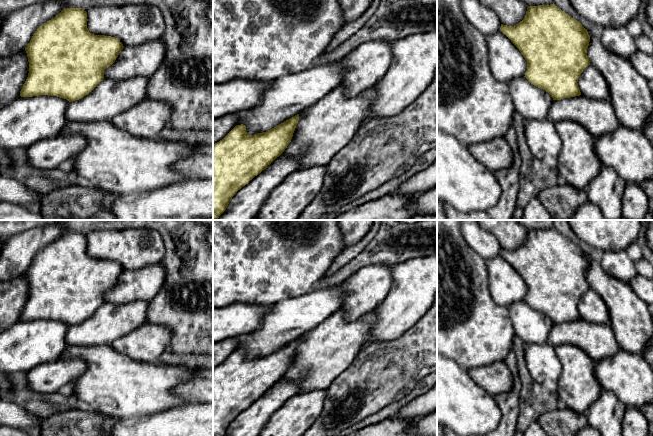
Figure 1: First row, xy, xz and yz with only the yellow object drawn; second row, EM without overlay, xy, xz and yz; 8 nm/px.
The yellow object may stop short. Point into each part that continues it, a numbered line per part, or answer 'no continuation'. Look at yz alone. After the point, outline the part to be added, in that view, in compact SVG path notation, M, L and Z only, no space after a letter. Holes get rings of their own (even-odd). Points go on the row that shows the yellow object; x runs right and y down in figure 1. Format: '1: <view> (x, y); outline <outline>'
1: yz (597, 116); outline M582 95L554 100L548 118L554 123L577 122L594 138L611 133L620 126L609 100L596 100Z

